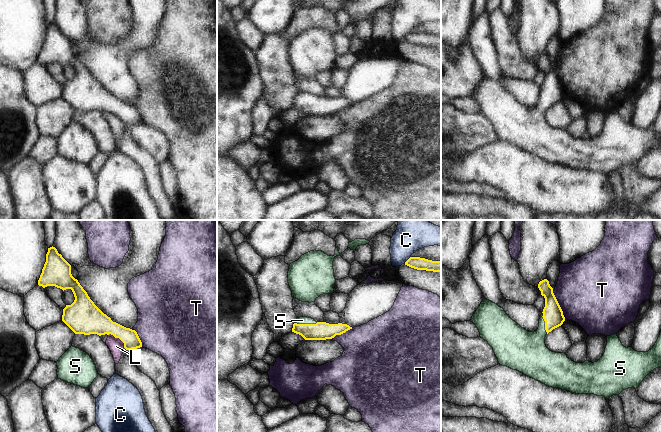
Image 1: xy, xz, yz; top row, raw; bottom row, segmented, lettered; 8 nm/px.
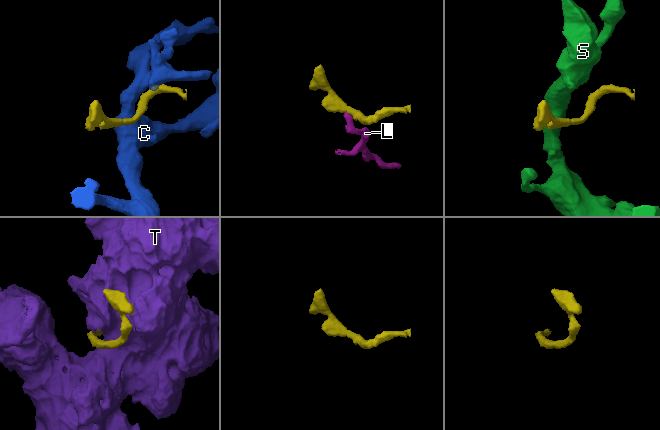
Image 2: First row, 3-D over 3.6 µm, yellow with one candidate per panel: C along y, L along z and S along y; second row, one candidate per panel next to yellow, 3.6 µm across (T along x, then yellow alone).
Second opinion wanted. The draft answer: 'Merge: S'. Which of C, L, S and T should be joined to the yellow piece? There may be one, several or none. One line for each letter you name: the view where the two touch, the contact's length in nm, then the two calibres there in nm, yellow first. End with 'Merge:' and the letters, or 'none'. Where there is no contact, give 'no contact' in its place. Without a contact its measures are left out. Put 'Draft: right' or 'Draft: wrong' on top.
Draft: right
S: contact in xz; length 180 nm; calibres 140 and 60 nm
Merge: S

